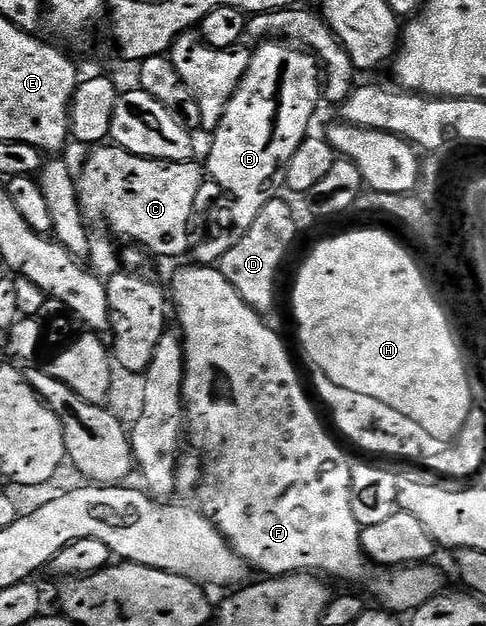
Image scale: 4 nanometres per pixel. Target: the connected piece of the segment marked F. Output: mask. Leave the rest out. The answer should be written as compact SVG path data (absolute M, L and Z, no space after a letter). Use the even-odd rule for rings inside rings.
M190 265L183 267L175 275L175 291L179 294L179 323L183 336L183 353L187 356L187 371L183 375L183 402L185 419L189 424L189 439L203 449L209 458L215 459L215 467L207 481L198 488L197 496L203 504L201 510L214 523L215 528L227 538L237 554L246 560L248 566L255 567L267 577L277 575L297 575L300 573L318 573L328 580L340 579L343 583L359 583L367 575L369 560L363 551L361 528L357 517L353 517L351 500L351 464L352 460L335 444L336 436L323 428L317 412L311 408L307 395L303 392L303 383L295 372L295 363L283 344L283 339L267 324L268 320L253 310L249 304L225 281L215 265Z

